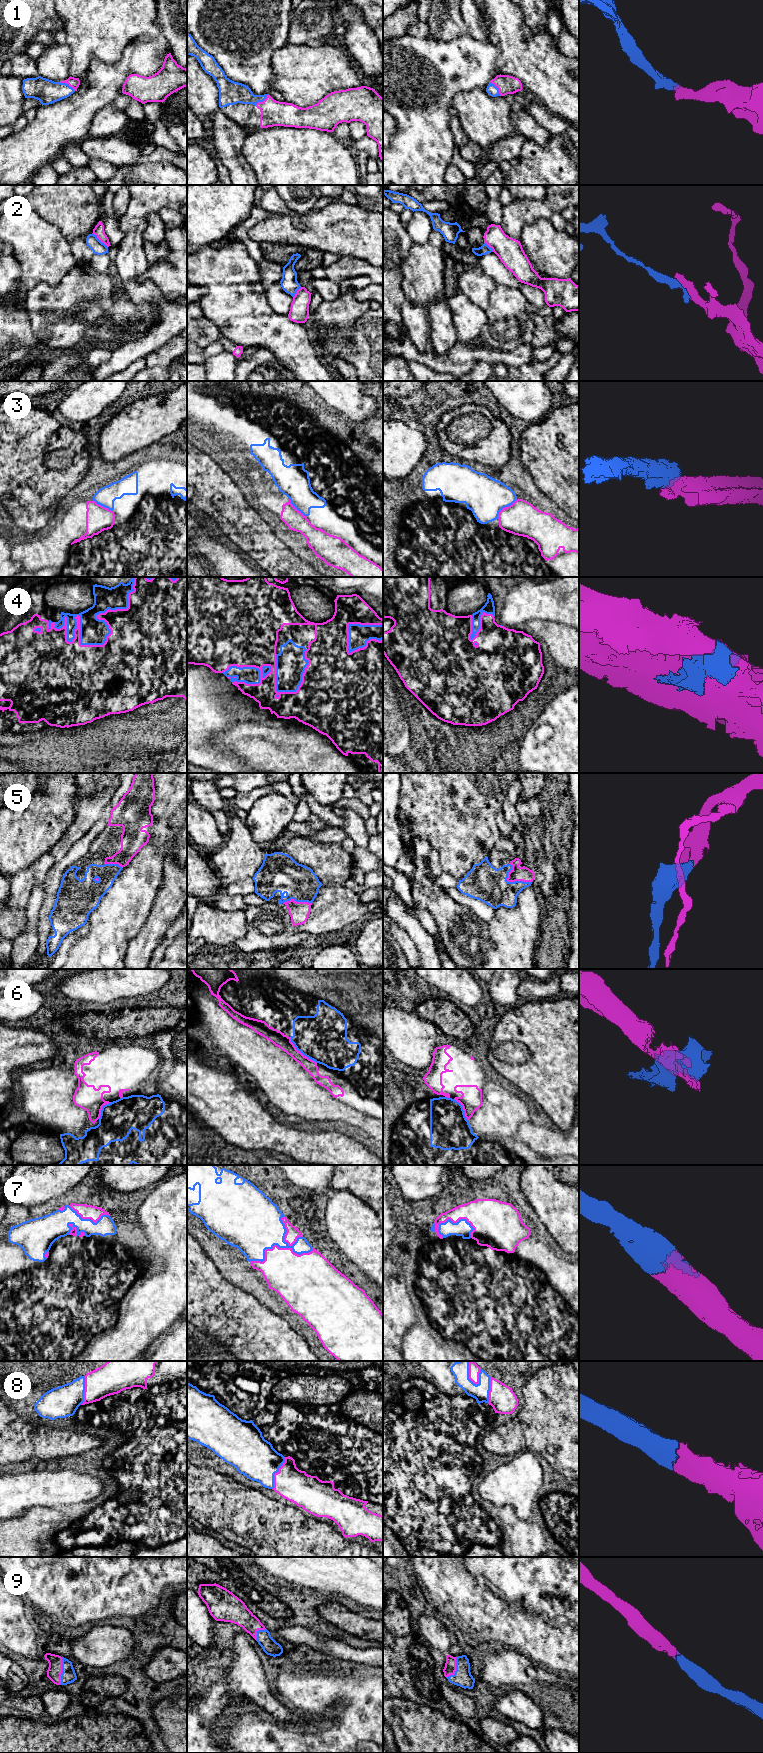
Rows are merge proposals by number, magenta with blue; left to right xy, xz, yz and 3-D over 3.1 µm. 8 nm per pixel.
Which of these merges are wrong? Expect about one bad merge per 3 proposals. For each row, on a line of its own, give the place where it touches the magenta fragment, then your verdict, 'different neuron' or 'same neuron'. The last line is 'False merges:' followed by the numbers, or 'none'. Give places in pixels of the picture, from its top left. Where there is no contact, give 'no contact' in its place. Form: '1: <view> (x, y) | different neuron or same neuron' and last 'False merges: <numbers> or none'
1: xy (67, 83) | same neuron
2: xy (100, 240) | different neuron
3: yz (505, 507) | different neuron
4: xy (88, 645) | same neuron
5: yz (511, 881) | same neuron
6: xz (300, 1052) | different neuron
7: xz (277, 1246) | same neuron
8: xz (275, 1473) | same neuron
9: xy (61, 1671) | same neuron
False merges: 2, 3, 6

